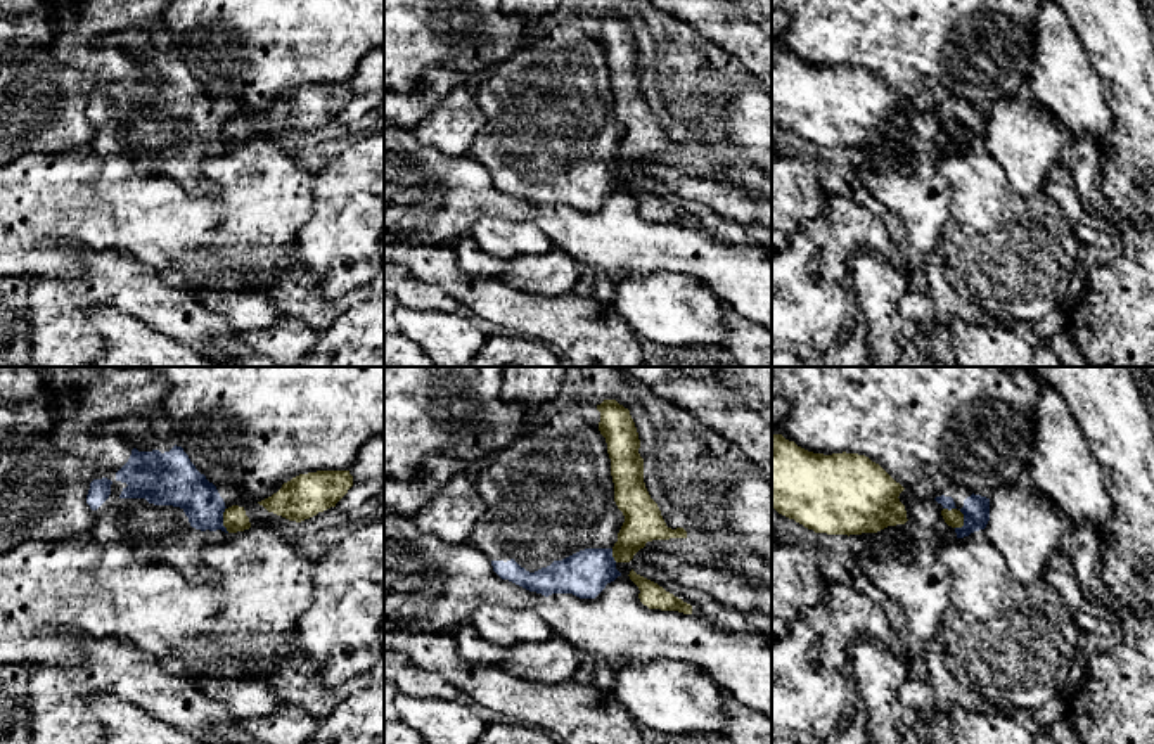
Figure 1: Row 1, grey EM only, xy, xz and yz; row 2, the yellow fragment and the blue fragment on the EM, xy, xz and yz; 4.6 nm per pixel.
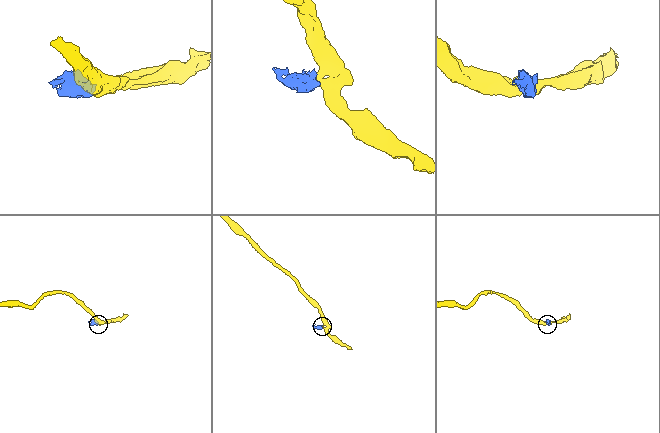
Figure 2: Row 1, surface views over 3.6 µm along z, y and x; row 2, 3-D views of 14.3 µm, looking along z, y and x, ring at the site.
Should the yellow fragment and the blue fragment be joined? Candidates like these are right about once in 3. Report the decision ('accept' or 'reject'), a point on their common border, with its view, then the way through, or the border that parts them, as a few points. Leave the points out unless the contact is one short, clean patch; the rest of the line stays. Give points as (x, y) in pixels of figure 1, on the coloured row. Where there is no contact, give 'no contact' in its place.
reject; contact xy (224, 519); border xy (225, 507), (224, 526), (229, 532)

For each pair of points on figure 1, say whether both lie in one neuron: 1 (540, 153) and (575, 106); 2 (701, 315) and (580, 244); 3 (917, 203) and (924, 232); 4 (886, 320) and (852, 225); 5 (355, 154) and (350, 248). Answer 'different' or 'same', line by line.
1: same
2: different
3: same
4: different
5: same

